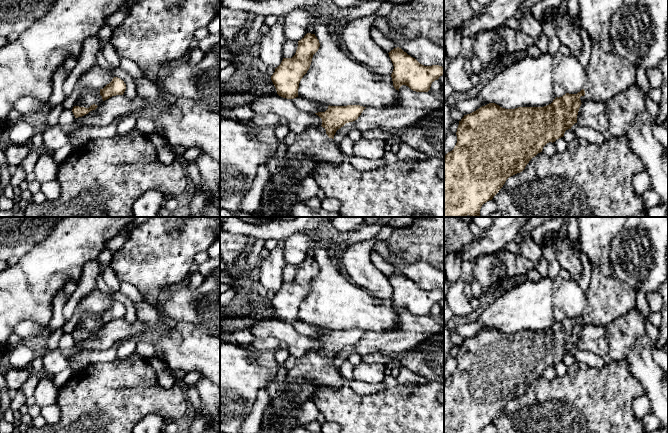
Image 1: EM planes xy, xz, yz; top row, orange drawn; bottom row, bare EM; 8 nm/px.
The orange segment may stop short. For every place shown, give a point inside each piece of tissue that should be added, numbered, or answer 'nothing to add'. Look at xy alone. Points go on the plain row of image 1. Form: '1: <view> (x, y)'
1: xy (89, 320)

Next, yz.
1: yz (608, 298)

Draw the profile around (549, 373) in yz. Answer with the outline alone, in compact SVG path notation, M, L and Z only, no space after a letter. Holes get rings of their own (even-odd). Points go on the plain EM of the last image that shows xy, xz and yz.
M549 366L544 371L542 376L546 378L547 380L554 380L557 377L557 373L554 369L554 367Z

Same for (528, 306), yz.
M542 277L538 282L525 280L498 295L479 316L473 318L505 333L544 331L556 322L553 280Z

